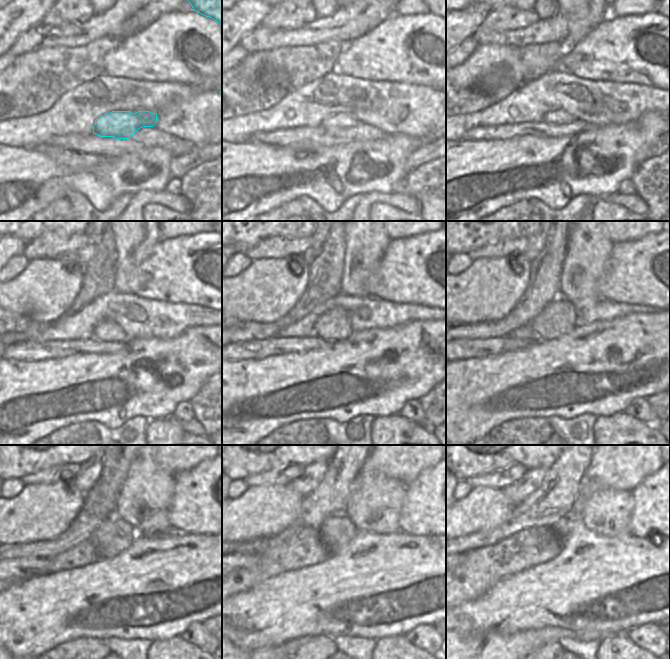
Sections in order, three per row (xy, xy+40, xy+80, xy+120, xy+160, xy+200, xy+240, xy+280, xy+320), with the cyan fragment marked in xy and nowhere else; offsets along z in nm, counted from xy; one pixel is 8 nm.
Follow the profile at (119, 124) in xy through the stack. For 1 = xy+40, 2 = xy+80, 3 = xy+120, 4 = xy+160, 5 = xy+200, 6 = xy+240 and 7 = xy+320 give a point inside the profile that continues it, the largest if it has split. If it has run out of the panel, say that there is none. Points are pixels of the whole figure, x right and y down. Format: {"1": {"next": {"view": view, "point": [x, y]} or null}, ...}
{"1": {"next": {"view": "xy+40", "point": [339, 120]}}, "2": {"next": {"view": "xy+80", "point": [557, 117]}}, "3": {"next": {"view": "xy+120", "point": [107, 331]}}, "4": {"next": {"view": "xy+160", "point": [333, 325]}}, "5": {"next": {"view": "xy+200", "point": [557, 319]}}, "6": {"next": {"view": "xy+240", "point": [112, 536]}}, "7": {"next": {"view": "xy+320", "point": [562, 526]}}}

